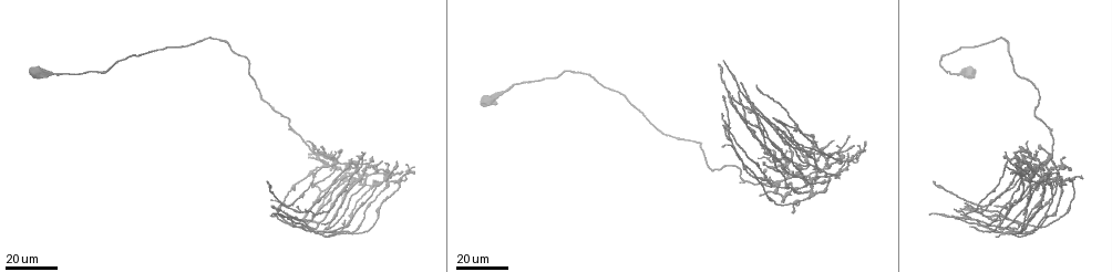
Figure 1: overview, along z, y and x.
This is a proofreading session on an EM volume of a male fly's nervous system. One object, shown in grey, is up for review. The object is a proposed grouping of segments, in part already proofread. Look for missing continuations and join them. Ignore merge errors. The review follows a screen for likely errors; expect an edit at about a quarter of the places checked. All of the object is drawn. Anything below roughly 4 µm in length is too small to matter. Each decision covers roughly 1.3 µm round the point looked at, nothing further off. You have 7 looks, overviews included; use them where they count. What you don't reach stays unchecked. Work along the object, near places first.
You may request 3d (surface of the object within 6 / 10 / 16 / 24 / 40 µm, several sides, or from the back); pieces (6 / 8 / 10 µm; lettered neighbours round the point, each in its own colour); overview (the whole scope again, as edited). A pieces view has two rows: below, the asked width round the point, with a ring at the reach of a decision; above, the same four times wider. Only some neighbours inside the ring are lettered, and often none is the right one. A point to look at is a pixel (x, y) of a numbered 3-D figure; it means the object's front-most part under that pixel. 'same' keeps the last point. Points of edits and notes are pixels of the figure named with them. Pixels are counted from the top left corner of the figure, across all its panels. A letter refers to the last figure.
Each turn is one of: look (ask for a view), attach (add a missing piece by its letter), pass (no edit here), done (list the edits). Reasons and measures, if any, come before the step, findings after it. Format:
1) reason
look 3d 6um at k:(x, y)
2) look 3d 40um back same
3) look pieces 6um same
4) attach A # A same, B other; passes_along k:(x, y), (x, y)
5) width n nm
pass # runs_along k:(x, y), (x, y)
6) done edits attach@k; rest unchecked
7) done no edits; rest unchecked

long arm stops here
look 3d 16um at 1:(326, 227)

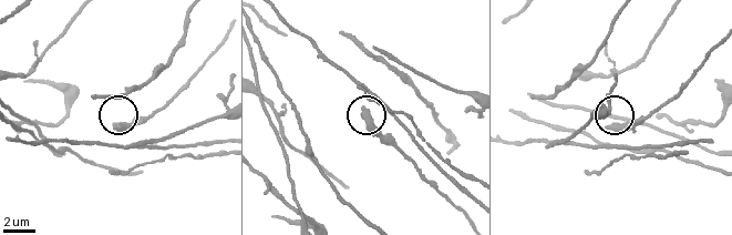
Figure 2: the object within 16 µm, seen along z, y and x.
look pieces 8um at 2:(607, 129)

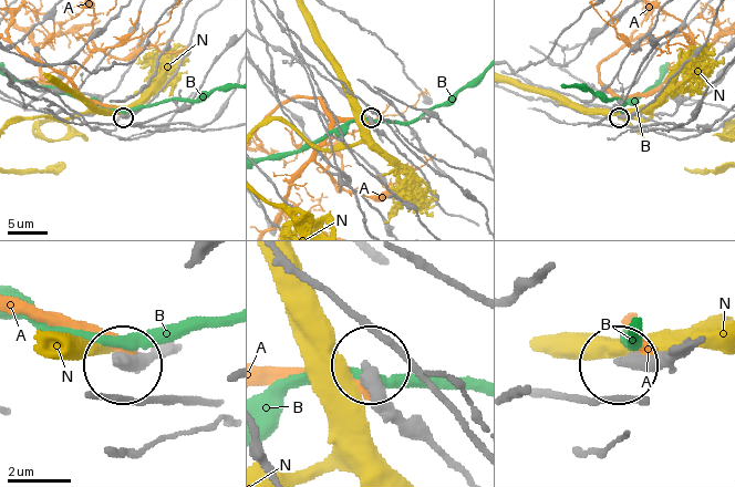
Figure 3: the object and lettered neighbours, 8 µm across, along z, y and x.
pass # A other, B other, N other; runs_along 3:(199, 18), (176, 73), (154, 99), (123, 115); none of them fits

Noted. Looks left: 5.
branch stops here
look 3d 24um at 1:(1038, 147)

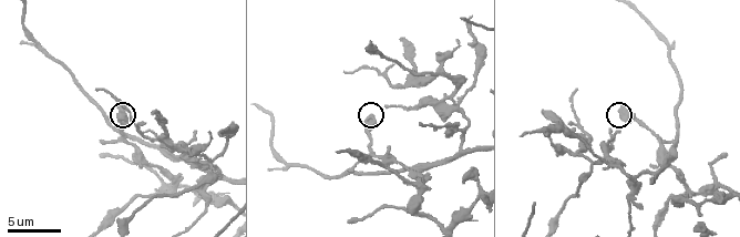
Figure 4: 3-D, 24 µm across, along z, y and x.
look pieces 8um at 4:(619, 109)

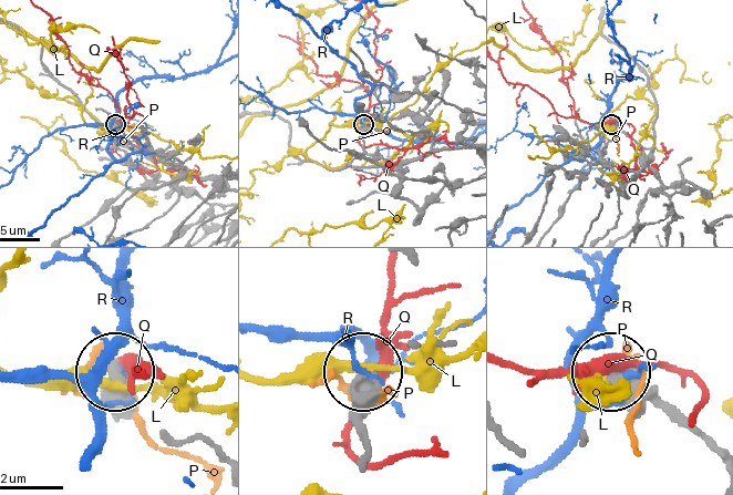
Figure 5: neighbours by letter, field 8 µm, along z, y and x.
pass # L other, P other, Q other, R other; runs_along 5:(713, 451), (612, 374); no lettered piece goes on from it

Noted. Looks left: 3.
branch stops here
look 3d 16um at 1:(721, 115)

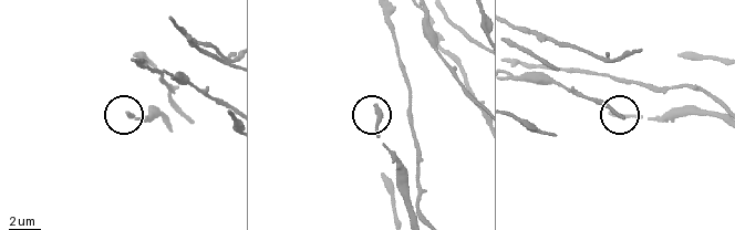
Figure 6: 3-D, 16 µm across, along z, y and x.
look pieces 6um at 6:(608, 111)

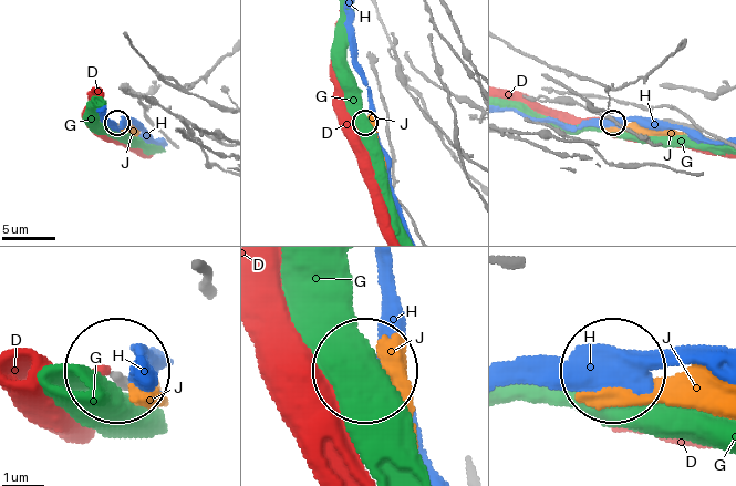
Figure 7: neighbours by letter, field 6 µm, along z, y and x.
pass # D other, G other, H other, J other; no lettered piece goes on from it

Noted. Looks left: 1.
done no edits; rest unchecked

